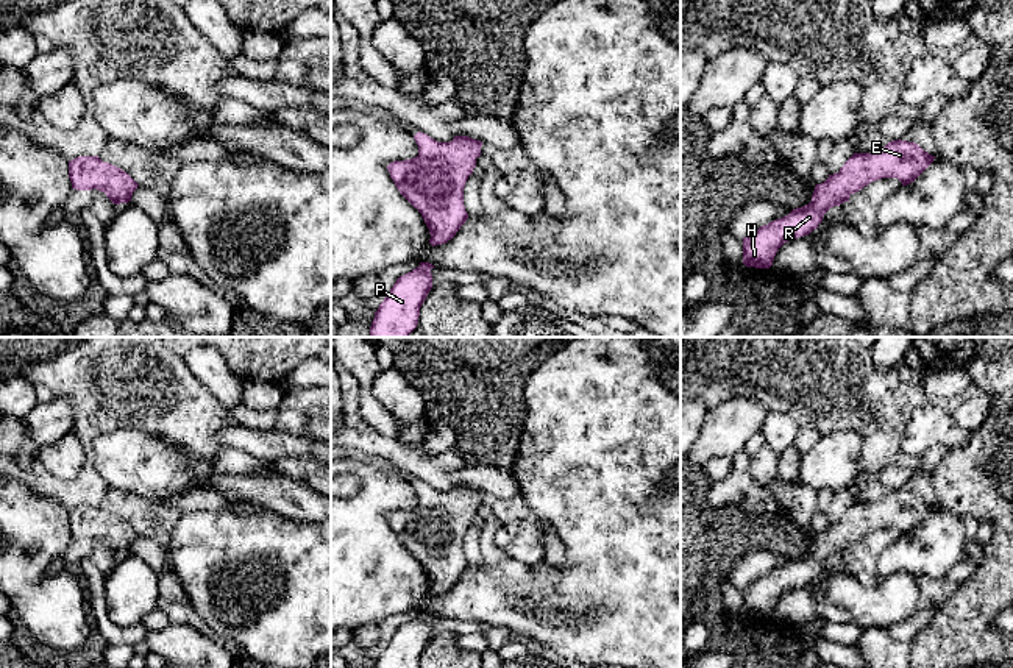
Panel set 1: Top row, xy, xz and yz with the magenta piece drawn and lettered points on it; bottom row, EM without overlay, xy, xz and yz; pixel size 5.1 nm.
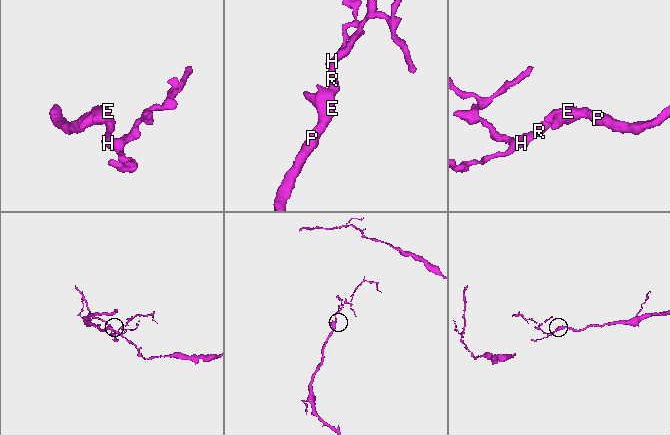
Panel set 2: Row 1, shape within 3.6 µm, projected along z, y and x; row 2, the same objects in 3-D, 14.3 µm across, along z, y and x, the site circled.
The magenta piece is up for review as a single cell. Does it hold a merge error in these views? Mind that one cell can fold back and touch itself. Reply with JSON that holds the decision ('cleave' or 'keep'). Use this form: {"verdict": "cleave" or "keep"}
{"verdict": "keep"}

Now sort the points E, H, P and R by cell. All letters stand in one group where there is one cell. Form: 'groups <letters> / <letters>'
groups E H P R

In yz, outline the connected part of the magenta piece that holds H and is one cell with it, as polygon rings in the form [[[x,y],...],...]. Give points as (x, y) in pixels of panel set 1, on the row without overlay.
[[[891,490],[876,503],[854,503],[838,523],[815,535],[812,551],[793,559],[788,565],[760,576],[743,587],[743,613],[770,618],[777,599],[788,590],[810,584],[823,571],[824,563],[873,531],[897,528],[902,535],[913,532],[935,506],[918,493]]]

